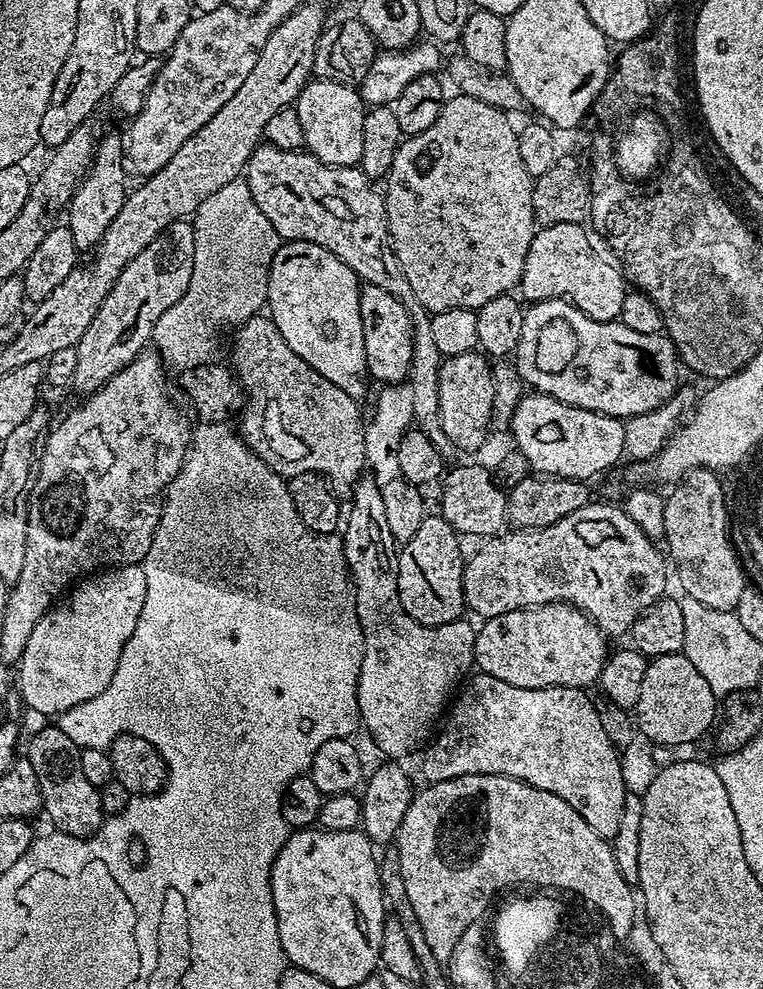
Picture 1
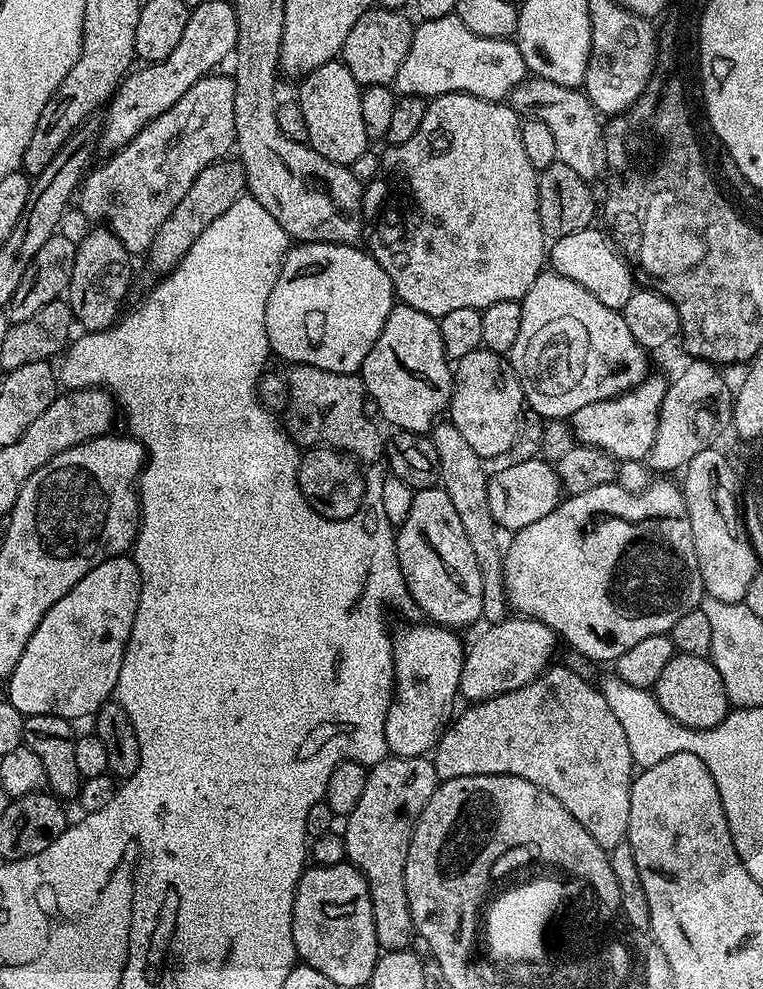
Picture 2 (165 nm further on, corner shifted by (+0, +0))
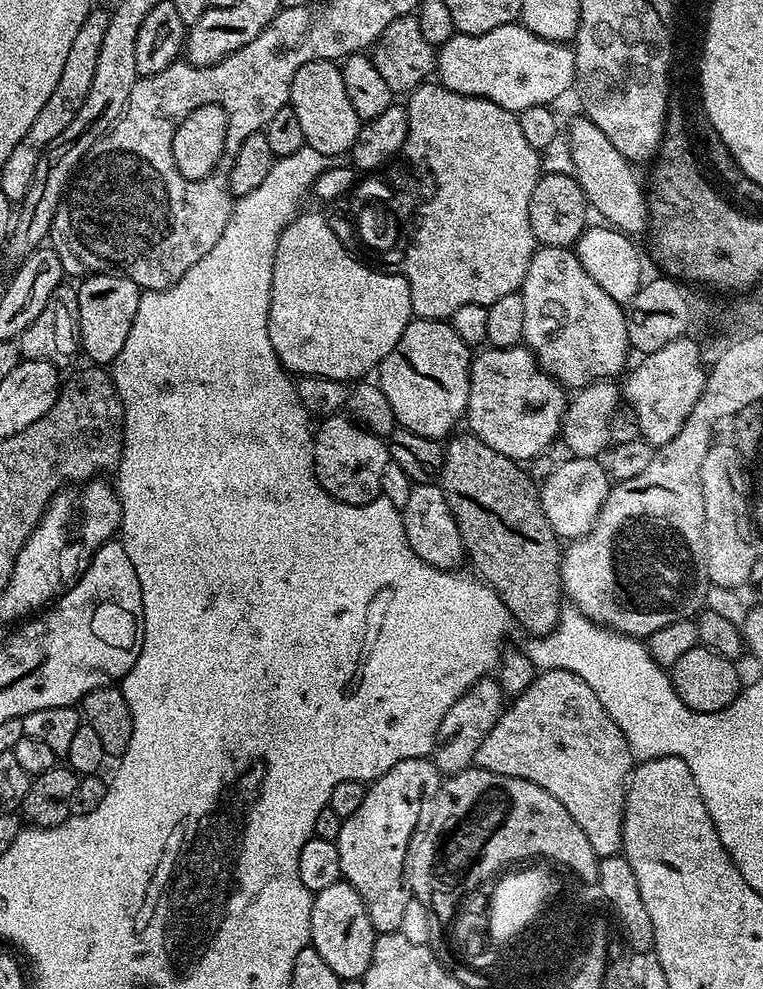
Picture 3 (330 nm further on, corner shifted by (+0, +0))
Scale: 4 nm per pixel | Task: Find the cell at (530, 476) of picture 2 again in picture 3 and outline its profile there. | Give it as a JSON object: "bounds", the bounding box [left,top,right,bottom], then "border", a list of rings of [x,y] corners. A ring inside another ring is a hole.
{"bounds":[538,456,609,541],"border":[[[572,456],[568,461],[559,461],[538,488],[546,522],[550,522],[556,535],[565,541],[580,540],[600,519],[600,511],[608,497],[609,487],[608,475],[599,459]]]}

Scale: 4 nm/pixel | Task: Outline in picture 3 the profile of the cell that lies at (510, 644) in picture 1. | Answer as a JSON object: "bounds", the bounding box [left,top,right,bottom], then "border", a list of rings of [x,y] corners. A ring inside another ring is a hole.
{"bounds":[430,678,502,778],"border":[[[485,678],[474,682],[450,710],[446,710],[446,718],[438,726],[436,735],[436,745],[432,747],[430,757],[441,777],[447,778],[456,776],[460,772],[465,772],[467,768],[473,767],[478,746],[494,730],[502,711],[502,693],[500,691],[500,681],[496,678]]]}

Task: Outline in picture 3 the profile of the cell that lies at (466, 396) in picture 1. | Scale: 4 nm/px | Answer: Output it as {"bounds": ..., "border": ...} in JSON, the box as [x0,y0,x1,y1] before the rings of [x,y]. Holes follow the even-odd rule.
{"bounds":[466,346,569,462],"border":[[[488,346],[477,351],[472,357],[466,424],[472,427],[469,428],[471,435],[486,442],[490,450],[498,450],[498,454],[506,454],[506,458],[517,462],[531,462],[537,456],[547,453],[552,448],[550,447],[552,443],[557,443],[560,423],[564,421],[564,411],[568,408],[569,399],[569,393],[564,385],[548,375],[536,363],[536,356],[528,347],[493,348]]]}

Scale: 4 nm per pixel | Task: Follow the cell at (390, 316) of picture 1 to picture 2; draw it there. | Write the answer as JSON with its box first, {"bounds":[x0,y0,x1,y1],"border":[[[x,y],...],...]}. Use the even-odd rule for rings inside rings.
{"bounds":[358,303,454,433],"border":[[[397,303],[386,318],[386,326],[382,326],[382,334],[378,334],[378,342],[374,342],[370,354],[366,354],[358,375],[364,382],[364,391],[374,408],[376,403],[377,410],[393,424],[393,429],[431,433],[434,425],[443,417],[440,415],[449,411],[454,383],[454,368],[450,358],[444,353],[437,317],[422,314],[422,310],[414,310],[408,304]]]}

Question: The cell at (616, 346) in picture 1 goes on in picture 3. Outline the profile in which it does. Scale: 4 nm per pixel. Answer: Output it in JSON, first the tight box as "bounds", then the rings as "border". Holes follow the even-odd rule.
{"bounds":[520,247,630,390],"border":[[[537,247],[530,258],[526,278],[520,285],[520,297],[526,306],[526,326],[524,327],[524,344],[536,356],[536,363],[565,389],[575,390],[592,384],[595,380],[615,377],[615,372],[628,360],[630,345],[626,330],[626,312],[578,262],[572,248]]]}

